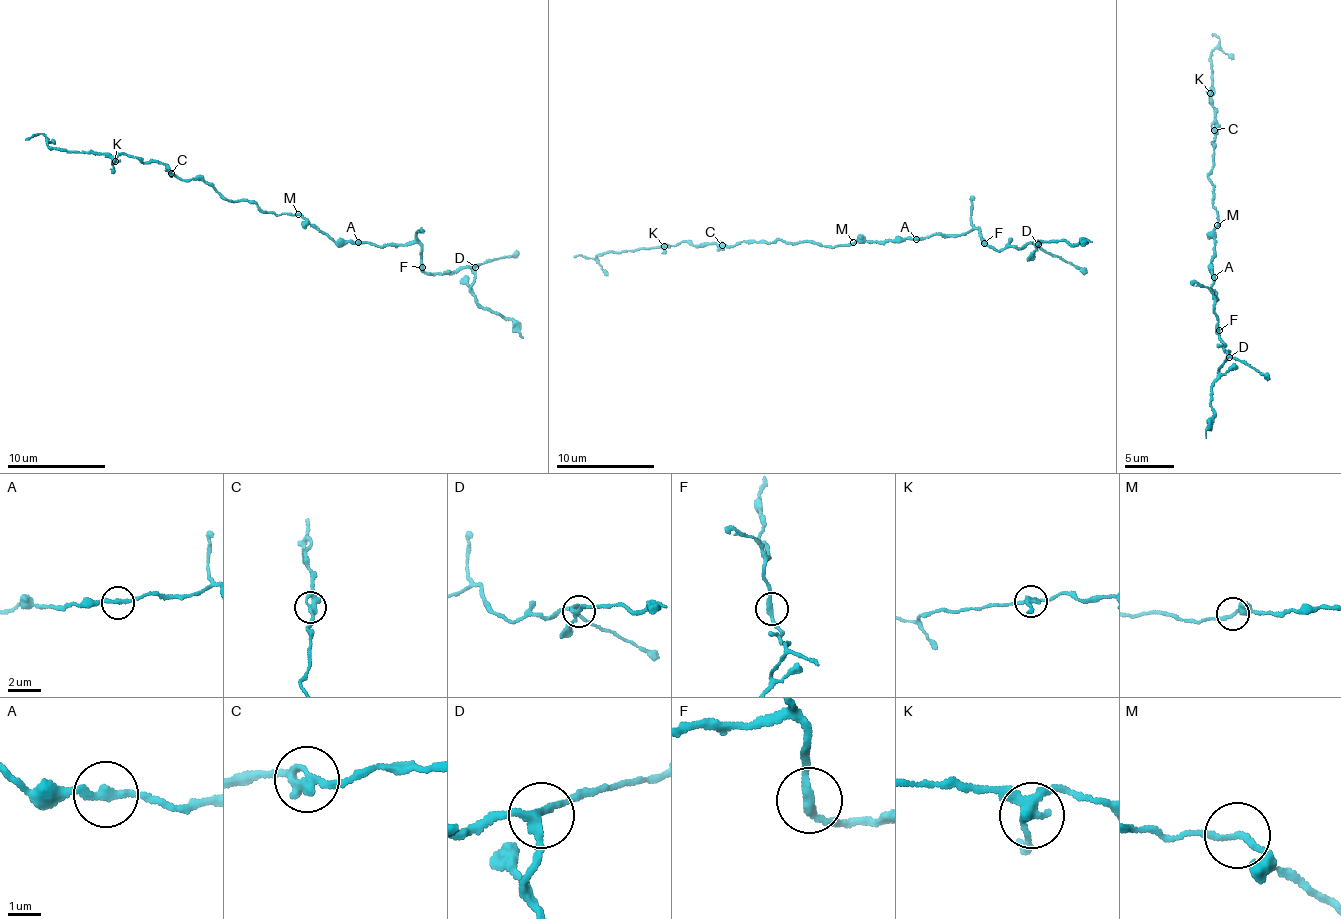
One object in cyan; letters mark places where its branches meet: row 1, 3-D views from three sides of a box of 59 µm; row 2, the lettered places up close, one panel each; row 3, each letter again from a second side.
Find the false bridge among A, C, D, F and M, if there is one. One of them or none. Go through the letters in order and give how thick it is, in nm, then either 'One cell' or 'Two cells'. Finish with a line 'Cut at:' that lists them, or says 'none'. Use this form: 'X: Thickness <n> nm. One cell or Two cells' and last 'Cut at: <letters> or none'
A: Thickness 240 nm. One cell
C: Thickness 320 nm. One cell
D: Thickness 200 nm. One cell
F: Thickness 260 nm. One cell
M: Thickness 180 nm. One cell
Cut at: none

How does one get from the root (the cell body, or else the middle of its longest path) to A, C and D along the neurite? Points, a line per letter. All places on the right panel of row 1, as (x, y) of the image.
A: (1220, 225), (1216, 229), (1216, 251), (1211, 265), (1214, 277)
C: (1220, 225), (1215, 208), (1214, 188), (1208, 173), (1214, 156), (1210, 142), (1214, 137), (1213, 130)
D: (1220, 225), (1216, 229), (1216, 251), (1211, 265), (1214, 276), (1212, 286), (1218, 300), (1213, 314), (1229, 357)

